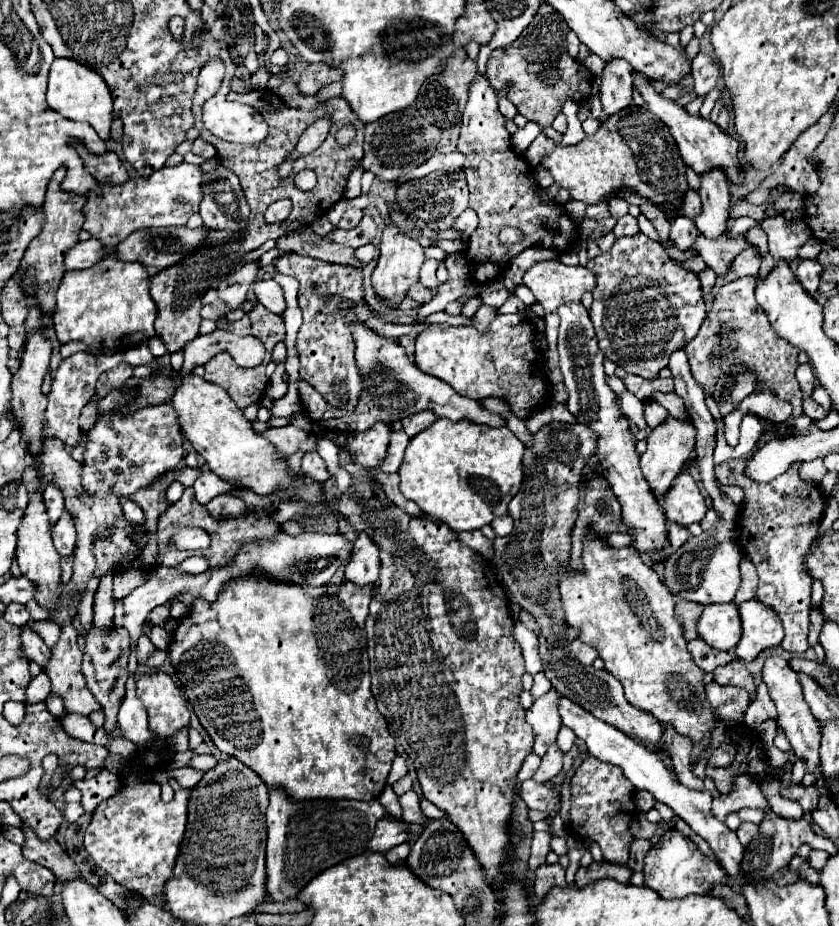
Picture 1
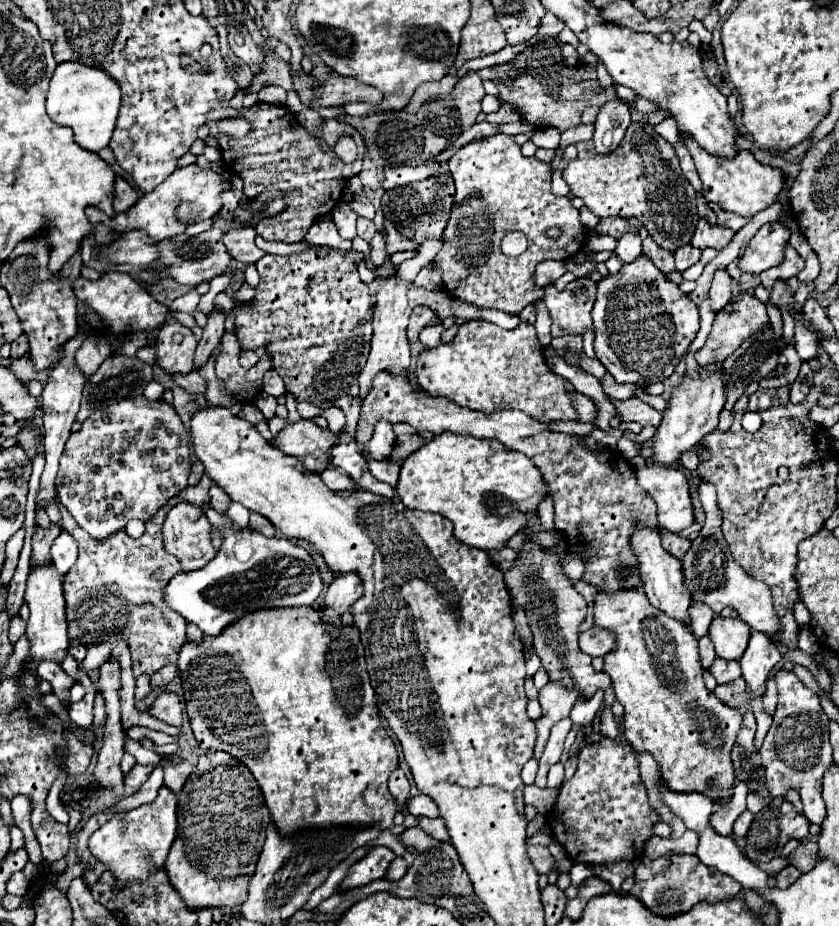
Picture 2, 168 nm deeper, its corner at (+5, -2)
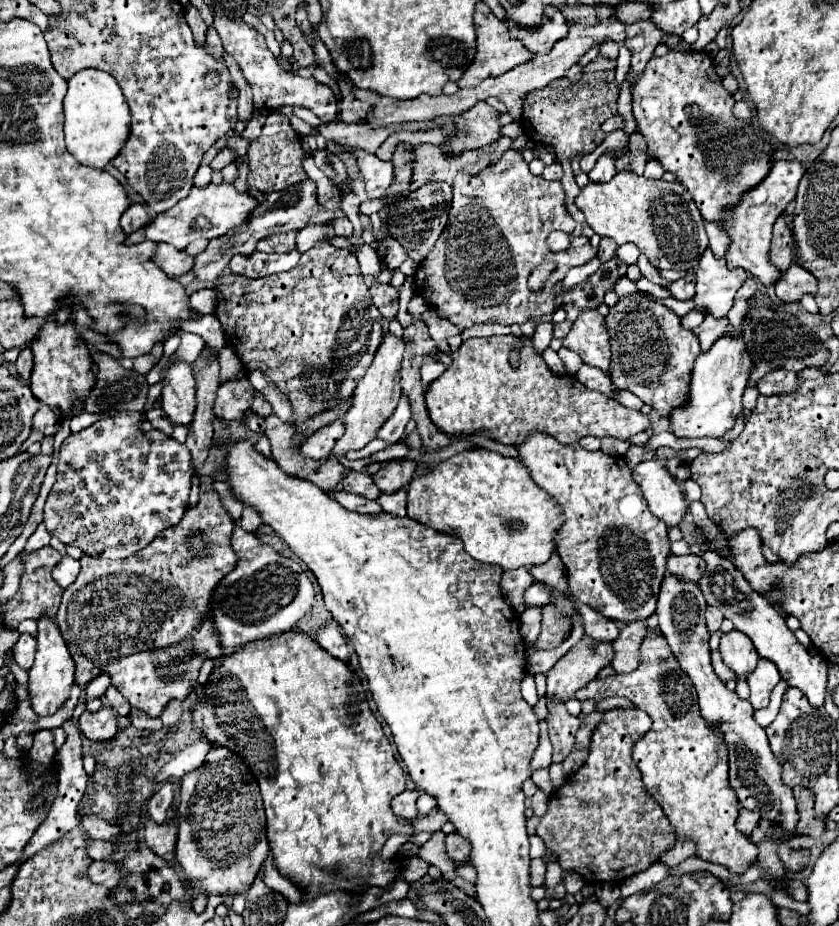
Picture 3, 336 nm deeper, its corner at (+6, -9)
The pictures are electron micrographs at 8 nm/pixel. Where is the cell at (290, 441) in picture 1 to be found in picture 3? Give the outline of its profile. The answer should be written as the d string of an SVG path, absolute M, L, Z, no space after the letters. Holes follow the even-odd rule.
M335 420L333 424L321 428L313 436L309 436L301 446L301 454L305 458L313 458L313 460L327 460L331 456L335 442L341 438L343 432L345 432L343 422Z

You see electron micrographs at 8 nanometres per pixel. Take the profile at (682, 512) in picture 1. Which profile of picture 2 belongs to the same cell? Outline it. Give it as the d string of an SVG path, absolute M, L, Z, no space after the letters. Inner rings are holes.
M650 465L636 473L638 485L656 501L662 529L680 533L694 523L694 509L684 473L676 467Z

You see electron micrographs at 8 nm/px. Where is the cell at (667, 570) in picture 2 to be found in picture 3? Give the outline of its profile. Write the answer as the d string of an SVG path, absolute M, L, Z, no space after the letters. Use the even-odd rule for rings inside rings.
M671 574L665 576L655 612L659 618L659 630L673 650L681 670L691 678L695 686L701 716L709 724L717 726L723 734L729 752L729 784L743 808L757 810L765 820L785 824L787 836L793 838L793 830L799 822L793 792L781 780L781 764L777 762L777 758L773 758L765 730L753 720L753 706L747 700L741 700L735 692L727 690L713 672L709 658L709 630L705 626L705 608L707 602L697 584L681 582Z

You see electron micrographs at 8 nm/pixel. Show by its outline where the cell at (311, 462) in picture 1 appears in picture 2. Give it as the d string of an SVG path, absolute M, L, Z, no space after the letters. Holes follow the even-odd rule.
M328 467L328 469L320 471L318 475L320 475L320 479L326 483L326 487L332 489L332 491L350 491L350 489L358 489L358 485L356 485L346 473L340 473L340 471L334 469L334 467Z

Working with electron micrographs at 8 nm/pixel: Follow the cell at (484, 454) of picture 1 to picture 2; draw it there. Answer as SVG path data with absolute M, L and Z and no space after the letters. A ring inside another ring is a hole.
M444 431L442 435L436 435L418 451L408 455L406 461L402 461L396 493L408 509L444 515L448 521L454 523L456 539L470 547L488 551L504 547L506 541L524 527L524 513L528 509L538 509L538 503L546 493L546 485L542 483L538 467L520 451L506 451L506 447L502 447L502 443L498 443L496 439L476 439L470 435L456 435Z

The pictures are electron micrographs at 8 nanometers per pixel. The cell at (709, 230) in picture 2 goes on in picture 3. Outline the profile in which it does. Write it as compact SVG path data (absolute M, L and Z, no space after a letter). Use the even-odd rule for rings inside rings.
M705 250L705 254L701 256L699 266L695 268L695 276L697 276L695 310L711 314L713 318L723 318L729 312L737 290L747 280L745 270L729 270L725 258L715 258L711 250Z

